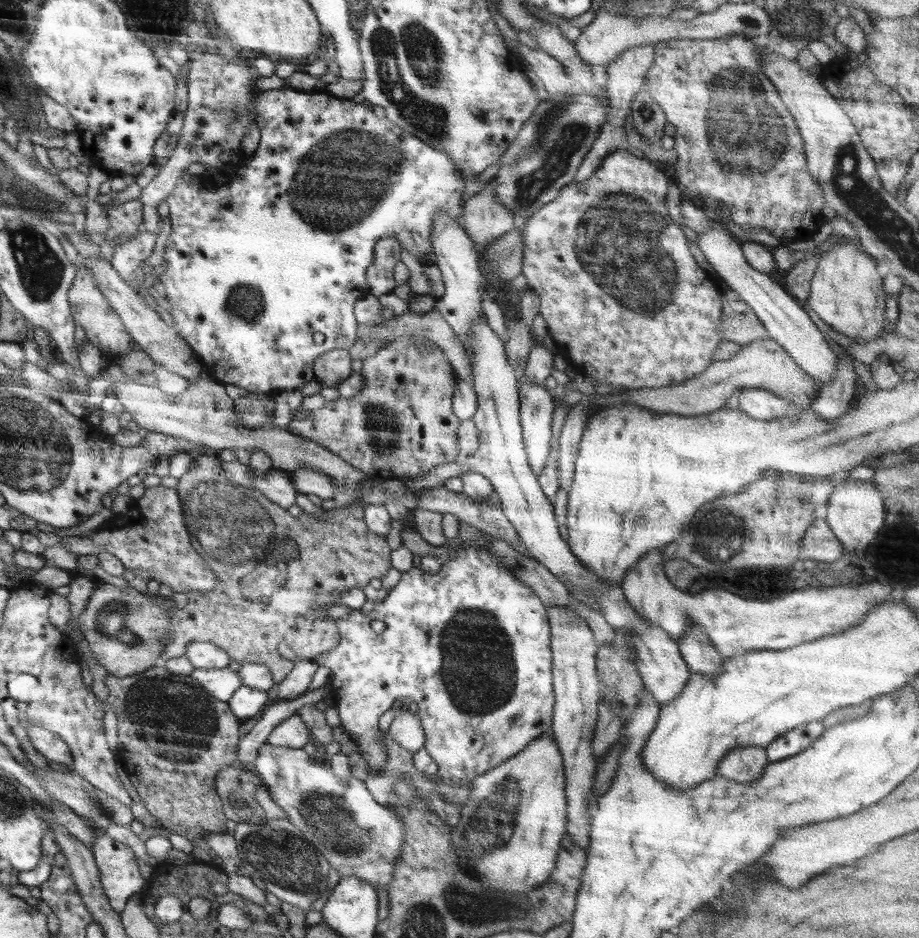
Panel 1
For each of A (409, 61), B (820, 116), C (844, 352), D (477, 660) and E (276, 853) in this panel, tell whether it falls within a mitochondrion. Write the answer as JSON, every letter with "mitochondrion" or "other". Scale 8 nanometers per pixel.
{"A":"mitochondrion","B":"other","C":"other","D":"mitochondrion","E":"mitochondrion"}

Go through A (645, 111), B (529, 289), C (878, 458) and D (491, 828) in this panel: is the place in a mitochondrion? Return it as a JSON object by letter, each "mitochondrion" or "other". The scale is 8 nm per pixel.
{"A":"mitochondrion","B":"other","C":"other","D":"mitochondrion"}

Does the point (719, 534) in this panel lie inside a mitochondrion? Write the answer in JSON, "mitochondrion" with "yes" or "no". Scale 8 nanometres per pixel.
{"mitochondrion":"yes"}

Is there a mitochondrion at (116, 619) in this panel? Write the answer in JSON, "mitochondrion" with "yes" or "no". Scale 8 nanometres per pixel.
{"mitochondrion":"yes"}

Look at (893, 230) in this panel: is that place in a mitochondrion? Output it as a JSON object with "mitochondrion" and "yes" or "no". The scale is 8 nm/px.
{"mitochondrion":"yes"}

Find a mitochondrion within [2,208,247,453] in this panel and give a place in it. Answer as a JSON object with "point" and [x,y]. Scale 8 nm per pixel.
{"point":[40,270]}

